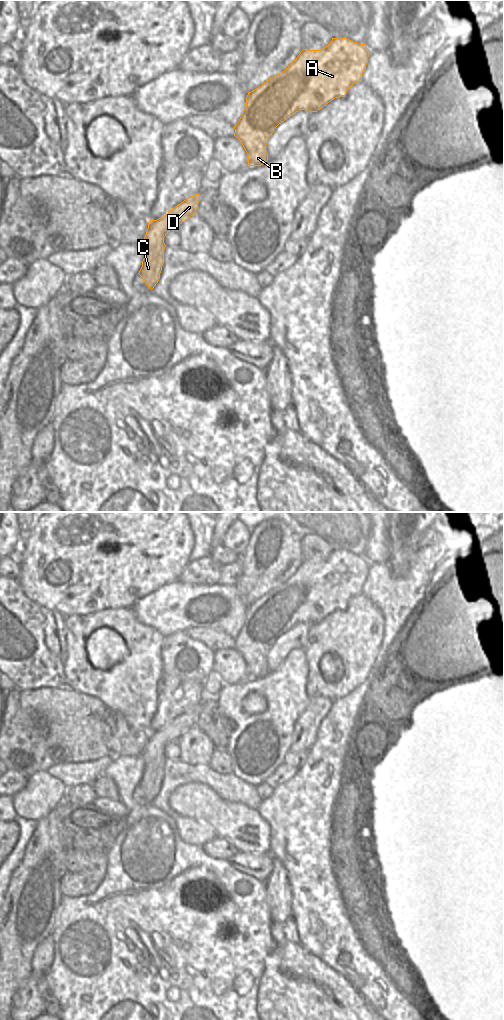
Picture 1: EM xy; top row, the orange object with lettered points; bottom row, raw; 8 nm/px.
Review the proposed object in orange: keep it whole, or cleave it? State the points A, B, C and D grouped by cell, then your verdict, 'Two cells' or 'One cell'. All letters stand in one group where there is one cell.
Groups: A B C D. One cell.

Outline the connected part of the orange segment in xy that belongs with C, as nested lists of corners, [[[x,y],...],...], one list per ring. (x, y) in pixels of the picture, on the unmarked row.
[[[195,706],[174,720],[165,728],[148,734],[148,741],[142,753],[144,757],[144,771],[139,787],[152,802],[160,791],[164,775],[164,749],[173,741],[178,740],[185,732],[196,726],[200,713],[200,706]]]

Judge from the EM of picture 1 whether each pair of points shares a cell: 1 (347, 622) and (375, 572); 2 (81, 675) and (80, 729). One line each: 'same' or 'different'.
1: different
2: different

